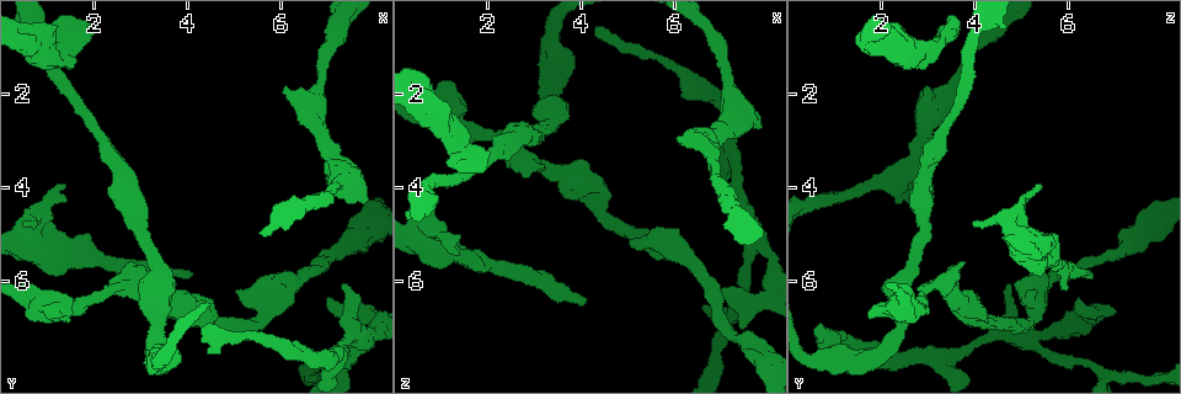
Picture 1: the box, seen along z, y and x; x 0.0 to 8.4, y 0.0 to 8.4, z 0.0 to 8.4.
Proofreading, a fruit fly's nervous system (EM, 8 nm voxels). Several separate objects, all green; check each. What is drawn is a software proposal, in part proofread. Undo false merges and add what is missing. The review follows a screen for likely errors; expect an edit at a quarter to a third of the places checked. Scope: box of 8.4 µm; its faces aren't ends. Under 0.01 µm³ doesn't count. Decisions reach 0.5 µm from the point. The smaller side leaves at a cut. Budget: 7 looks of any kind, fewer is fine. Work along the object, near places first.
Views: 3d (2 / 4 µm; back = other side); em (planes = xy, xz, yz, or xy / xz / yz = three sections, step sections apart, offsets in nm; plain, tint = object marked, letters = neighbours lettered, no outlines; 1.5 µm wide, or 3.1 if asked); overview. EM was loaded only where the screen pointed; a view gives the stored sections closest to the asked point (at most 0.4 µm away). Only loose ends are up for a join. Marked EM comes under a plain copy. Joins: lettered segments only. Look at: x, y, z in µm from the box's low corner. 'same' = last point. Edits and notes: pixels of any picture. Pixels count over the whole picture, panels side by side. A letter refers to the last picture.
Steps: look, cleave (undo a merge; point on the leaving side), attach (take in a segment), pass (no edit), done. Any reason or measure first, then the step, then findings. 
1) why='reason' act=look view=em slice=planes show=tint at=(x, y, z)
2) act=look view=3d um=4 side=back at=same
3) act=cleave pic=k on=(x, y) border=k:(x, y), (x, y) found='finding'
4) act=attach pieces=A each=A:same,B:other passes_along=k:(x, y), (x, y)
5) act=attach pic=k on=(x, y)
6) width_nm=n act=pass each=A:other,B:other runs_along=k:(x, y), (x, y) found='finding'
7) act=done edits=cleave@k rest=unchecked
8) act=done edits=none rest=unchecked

why='free end' act=look view=3d um=2 at=(6.15, 1.90, 3.00)

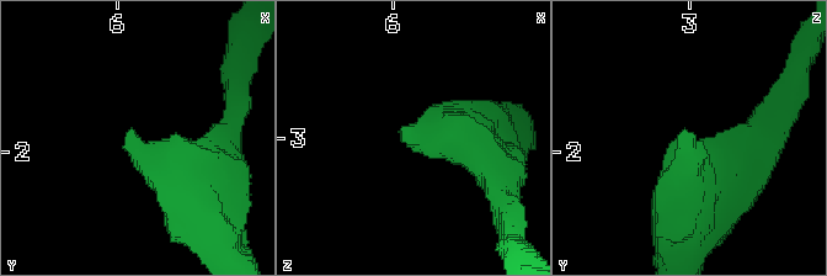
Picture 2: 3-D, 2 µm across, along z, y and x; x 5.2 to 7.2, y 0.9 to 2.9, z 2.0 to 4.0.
act=look view=em slice=xz step=4 show=letters at=(6.12, 1.84, 2.94)

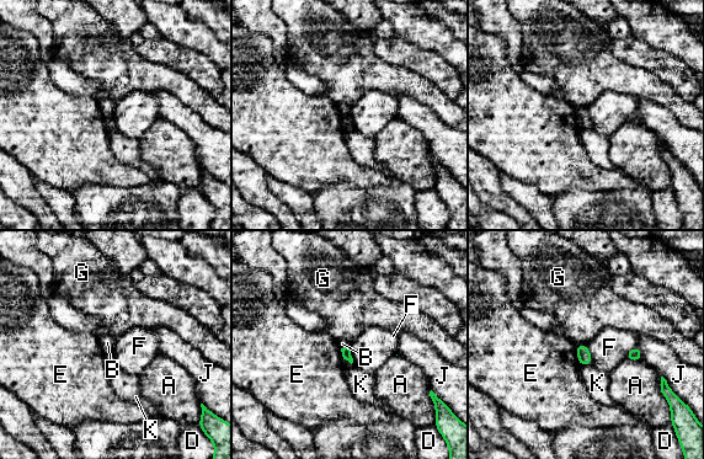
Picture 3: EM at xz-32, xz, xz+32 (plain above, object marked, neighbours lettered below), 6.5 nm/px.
act=pass each=A:other,B:other,D:other,E:other,F:other,G:other,J:other,K:other border=3:(586, 345), (592, 364) found='no lettered segment goes on from it'

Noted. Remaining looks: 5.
why='free end' act=look view=em slice=planes show=tint at=(0.90, 6.65, 1.80)

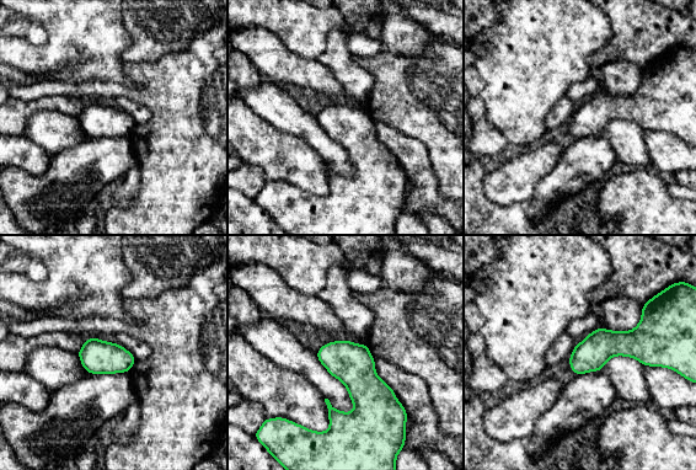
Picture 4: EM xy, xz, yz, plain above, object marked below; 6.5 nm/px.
why='see the neighbours' act=look view=em slice=planes show=letters at=same

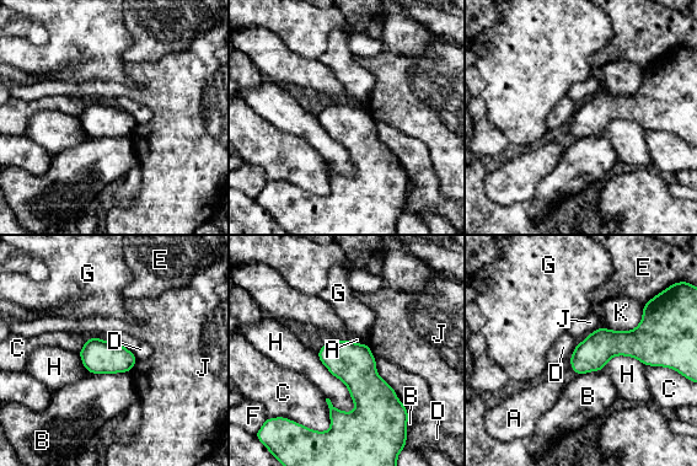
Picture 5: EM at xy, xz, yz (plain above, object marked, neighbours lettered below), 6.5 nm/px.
act=pass each=A:other,B:other,C:other,D:other,E:other,F:other,G:other,H:other,J:other,K:other border=5:(316, 352), (346, 385), (353, 412) found='none of them fits'

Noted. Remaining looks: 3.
why='free end' act=look view=em slice=planes show=tint at=(2.80, 5.55, 3.80)

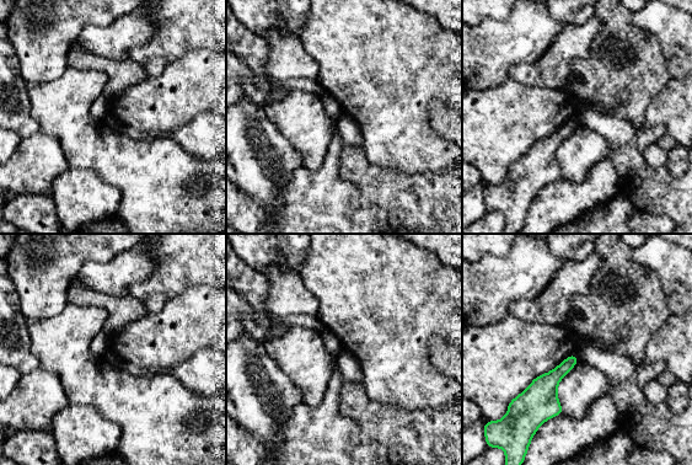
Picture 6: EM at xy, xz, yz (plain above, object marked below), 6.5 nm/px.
why='what lies round it' act=look view=em slice=planes show=letters at=same

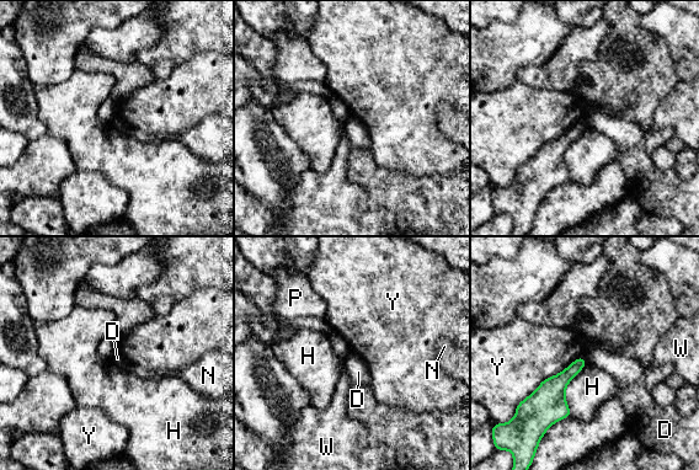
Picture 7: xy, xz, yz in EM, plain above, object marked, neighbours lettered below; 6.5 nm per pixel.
act=pass each=D:other,H:other,N:other,P:other,W:other,Y:other border=7:(583, 357), (587, 362) found='no lettered segment goes on from it'

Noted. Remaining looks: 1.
act=done edits=none rest=unchecked

